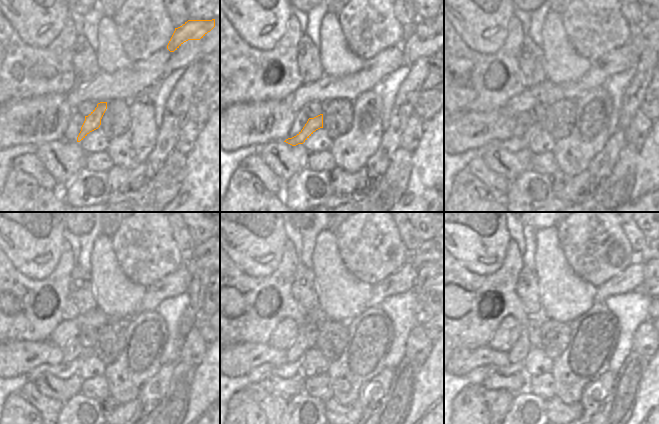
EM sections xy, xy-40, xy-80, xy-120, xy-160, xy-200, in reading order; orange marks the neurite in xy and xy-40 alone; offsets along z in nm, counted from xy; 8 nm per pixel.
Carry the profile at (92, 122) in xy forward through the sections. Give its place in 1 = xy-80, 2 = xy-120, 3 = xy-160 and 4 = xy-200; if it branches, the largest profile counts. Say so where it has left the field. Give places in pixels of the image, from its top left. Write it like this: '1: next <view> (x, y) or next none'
1: next xy-80 (516, 143)
2: next xy-120 (64, 370)
3: next xy-160 (290, 369)
4: next xy-200 (476, 377)

